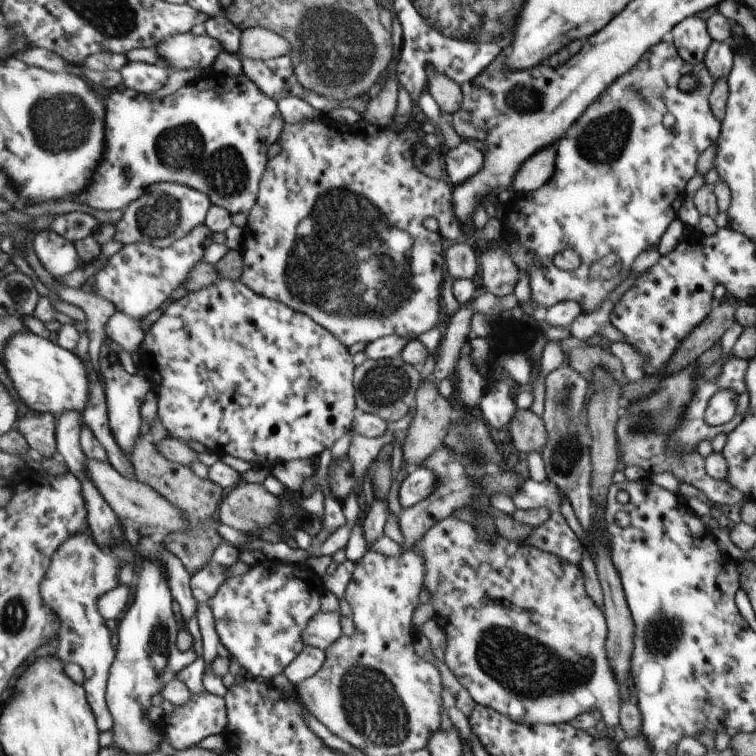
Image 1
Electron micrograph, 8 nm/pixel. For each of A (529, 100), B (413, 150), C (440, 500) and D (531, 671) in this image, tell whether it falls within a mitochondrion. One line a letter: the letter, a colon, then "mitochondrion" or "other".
A: mitochondrion
B: other
C: other
D: mitochondrion

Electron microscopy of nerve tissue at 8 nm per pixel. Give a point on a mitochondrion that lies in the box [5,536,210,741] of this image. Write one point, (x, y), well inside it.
(158, 651)

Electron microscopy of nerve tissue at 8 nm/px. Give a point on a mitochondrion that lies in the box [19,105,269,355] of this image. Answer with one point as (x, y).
(184, 150)

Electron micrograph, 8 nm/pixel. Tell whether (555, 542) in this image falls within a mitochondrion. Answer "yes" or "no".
no

